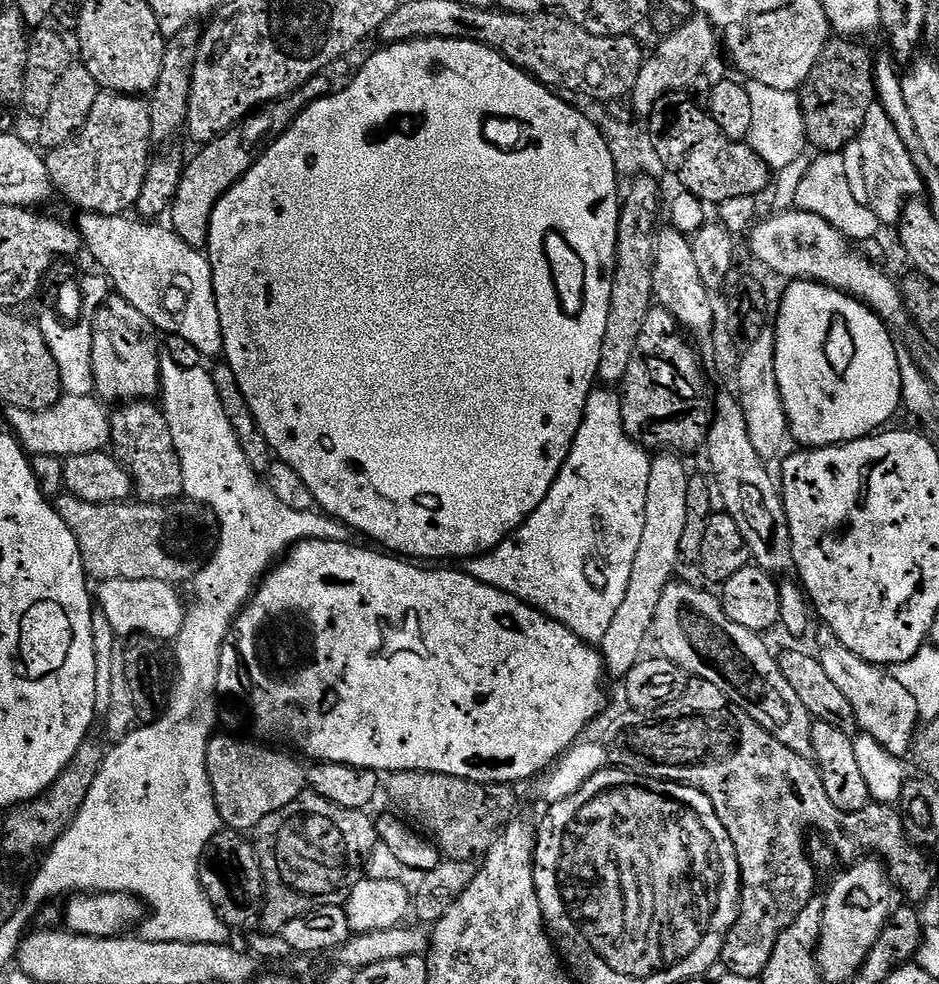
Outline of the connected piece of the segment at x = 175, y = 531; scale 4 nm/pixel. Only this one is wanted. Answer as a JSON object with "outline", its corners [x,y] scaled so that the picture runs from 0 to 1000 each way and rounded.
{"outline":[[[65,502],[59,505],[58,511],[66,530],[75,535],[87,563],[91,582],[99,590],[134,587],[177,591],[184,596],[206,592],[206,509],[193,506],[178,512],[101,512],[87,510],[82,504]]]}

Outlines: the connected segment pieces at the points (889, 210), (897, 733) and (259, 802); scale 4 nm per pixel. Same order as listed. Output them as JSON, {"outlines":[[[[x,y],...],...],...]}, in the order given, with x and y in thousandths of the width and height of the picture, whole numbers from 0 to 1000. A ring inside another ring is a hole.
{"outlines":[[[[945,123],[931,128],[923,126],[897,155],[901,165],[901,181],[909,201],[930,213],[940,231],[953,231],[964,205],[972,202],[978,191],[976,166],[963,144],[951,135]]],[[[880,636],[870,637],[868,646],[867,666],[875,681],[880,681],[880,686],[891,695],[892,701],[897,701],[901,713],[905,713],[915,743],[931,750],[931,754],[936,754],[948,766],[966,769],[981,735],[978,713],[973,713],[972,707],[962,699],[956,689],[950,687],[949,682],[909,665],[909,661],[902,659]]],[[[227,747],[222,754],[222,786],[224,799],[228,803],[228,815],[232,819],[235,834],[247,843],[272,843],[279,831],[288,831],[300,819],[309,819],[326,803],[325,777],[314,772],[314,767],[306,768],[302,764],[293,764],[293,759],[280,755],[267,756],[264,752],[255,752],[251,748]]]]}

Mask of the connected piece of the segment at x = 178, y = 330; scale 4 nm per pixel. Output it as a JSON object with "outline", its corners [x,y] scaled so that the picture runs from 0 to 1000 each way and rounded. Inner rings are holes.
{"outline":[[[89,215],[86,218],[85,228],[83,227],[83,235],[88,248],[88,251],[94,252],[96,259],[102,263],[102,268],[108,277],[117,286],[118,292],[121,294],[122,300],[129,301],[134,307],[138,307],[138,311],[143,311],[143,315],[147,315],[152,321],[158,324],[158,328],[163,334],[175,337],[180,337],[183,341],[188,341],[192,346],[197,346],[202,353],[209,358],[214,358],[217,362],[233,363],[239,356],[239,345],[236,343],[236,327],[232,319],[232,311],[228,303],[228,287],[226,286],[226,267],[223,266],[220,259],[214,253],[203,252],[198,246],[194,246],[194,242],[190,242],[190,238],[183,235],[182,231],[170,229],[170,226],[154,226],[152,223],[144,222],[145,224],[135,224],[135,218],[129,217],[126,220],[110,220],[103,215]]]}

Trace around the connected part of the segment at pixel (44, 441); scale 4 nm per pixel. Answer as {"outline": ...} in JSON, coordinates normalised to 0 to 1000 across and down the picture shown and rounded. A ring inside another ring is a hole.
{"outline":[[[65,401],[53,417],[33,419],[22,415],[9,415],[6,430],[14,443],[21,448],[21,454],[34,463],[53,461],[71,465],[79,461],[96,461],[112,458],[119,449],[119,424],[101,401]]]}

